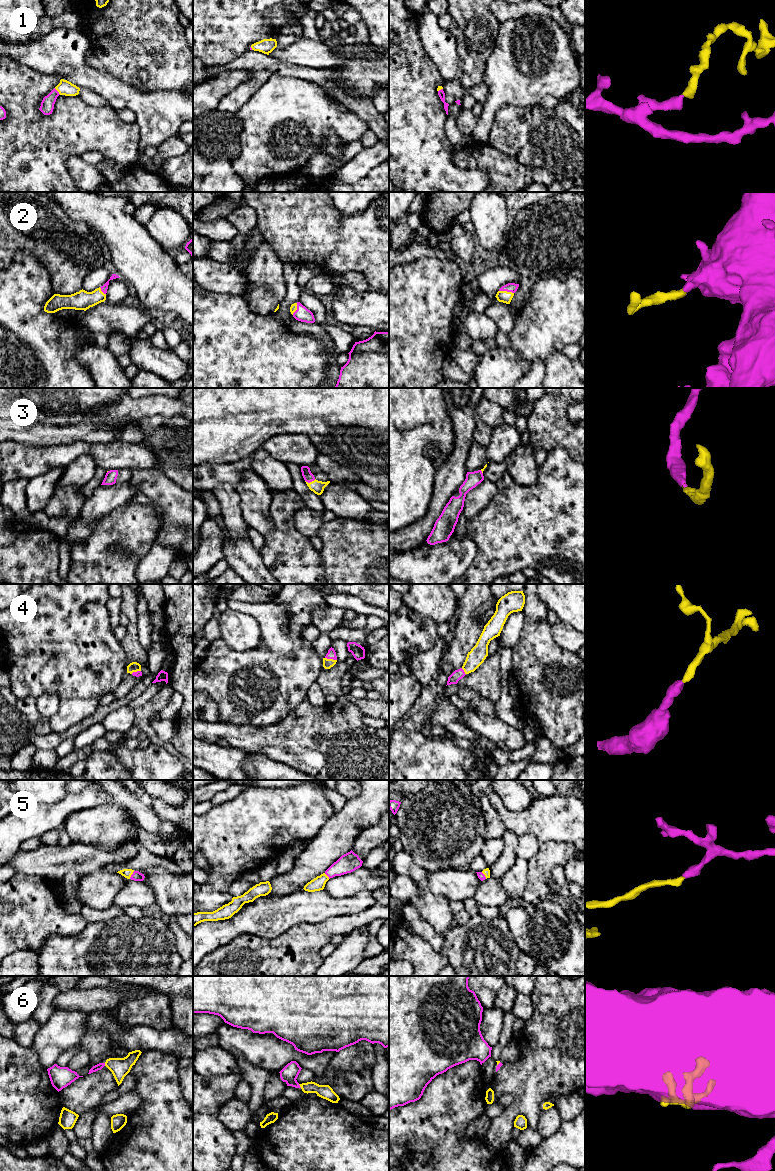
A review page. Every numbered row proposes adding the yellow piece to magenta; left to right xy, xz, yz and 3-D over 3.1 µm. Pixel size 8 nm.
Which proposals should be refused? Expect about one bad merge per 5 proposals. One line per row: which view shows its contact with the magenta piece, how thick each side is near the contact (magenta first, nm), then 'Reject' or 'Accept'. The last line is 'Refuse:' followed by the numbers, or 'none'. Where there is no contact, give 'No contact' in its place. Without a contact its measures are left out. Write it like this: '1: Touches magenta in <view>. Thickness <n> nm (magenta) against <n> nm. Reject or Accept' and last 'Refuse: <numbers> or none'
1: Touches magenta in xy. Thickness 110 nm (magenta) against 120 nm. Accept
2: Touches magenta in yz. Thickness 80 nm (magenta) against 100 nm. Accept
3: Touches magenta in xz. Thickness 80 nm (magenta) against 100 nm. Accept
4: Touches magenta in xz. Thickness 70 nm (magenta) against 80 nm. Accept
5: Touches magenta in xy. Thickness 80 nm (magenta) against 70 nm. Accept
6: Touches magenta in xz. Thickness 140 nm (magenta) against 110 nm. Accept
Refuse: none

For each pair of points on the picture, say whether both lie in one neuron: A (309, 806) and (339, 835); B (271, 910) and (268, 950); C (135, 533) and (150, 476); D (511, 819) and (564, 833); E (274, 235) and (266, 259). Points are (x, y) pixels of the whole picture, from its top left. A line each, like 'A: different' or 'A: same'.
A: different
B: different
C: different
D: same
E: different

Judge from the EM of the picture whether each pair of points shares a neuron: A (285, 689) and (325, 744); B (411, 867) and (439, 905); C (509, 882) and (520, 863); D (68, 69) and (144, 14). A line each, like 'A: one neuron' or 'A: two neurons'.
A: two neurons
B: one neuron
C: one neuron
D: two neurons

